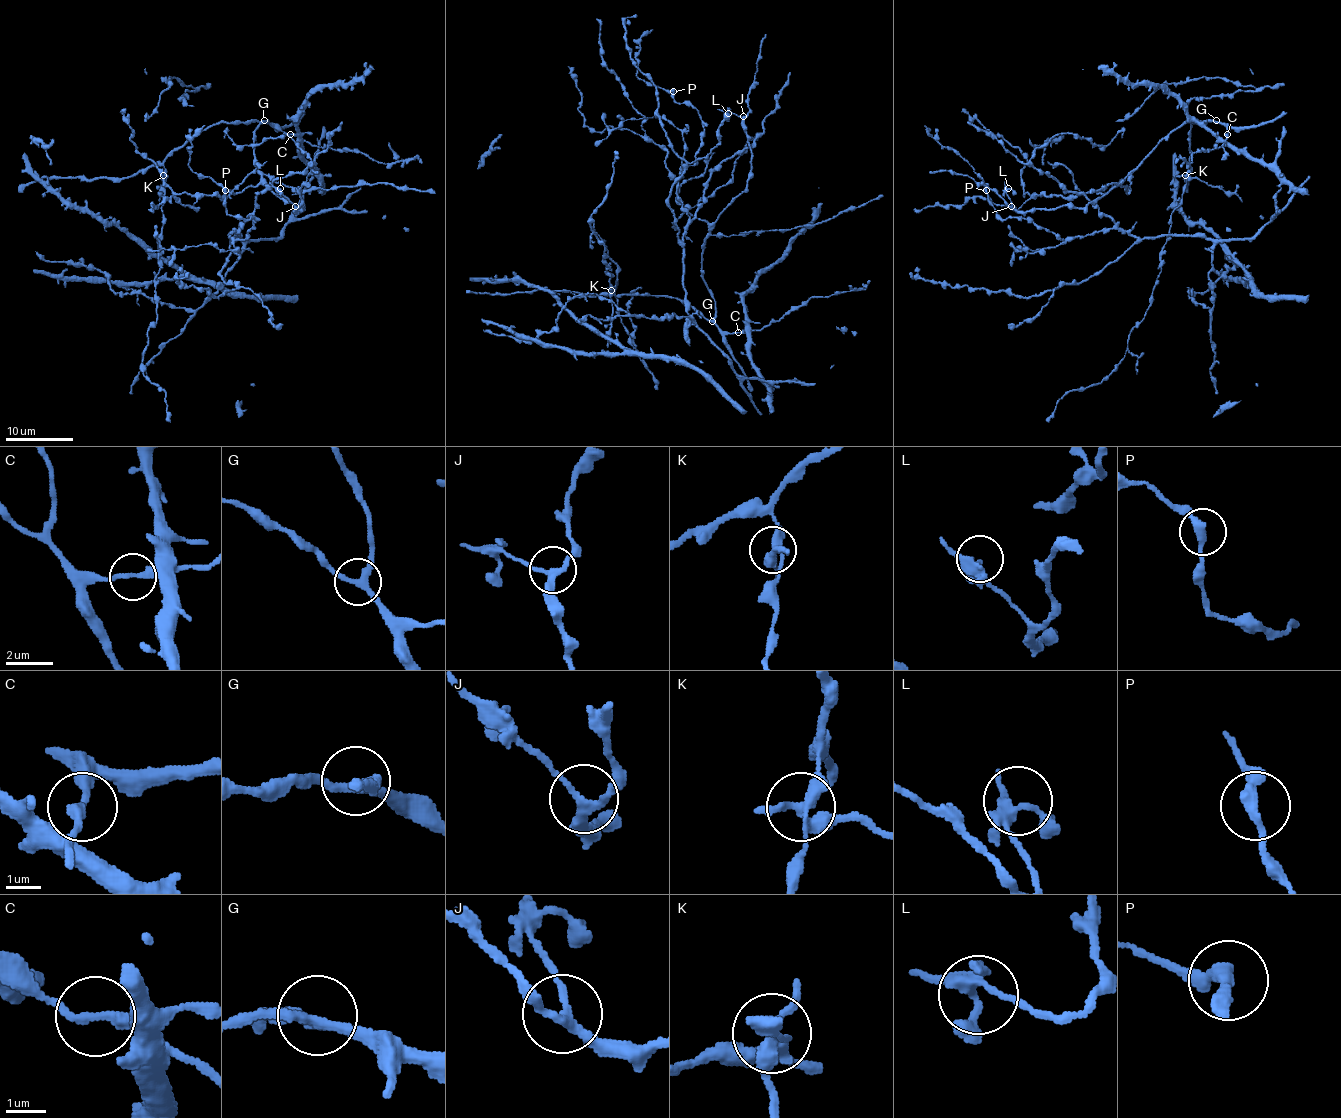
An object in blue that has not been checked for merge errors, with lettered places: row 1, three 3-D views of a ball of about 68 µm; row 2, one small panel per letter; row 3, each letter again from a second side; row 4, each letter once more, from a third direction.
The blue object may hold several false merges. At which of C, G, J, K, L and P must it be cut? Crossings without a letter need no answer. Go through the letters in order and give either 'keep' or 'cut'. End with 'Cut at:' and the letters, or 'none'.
C: keep
G: keep
J: keep
K: cut
L: keep
P: keep
Cut at: K

